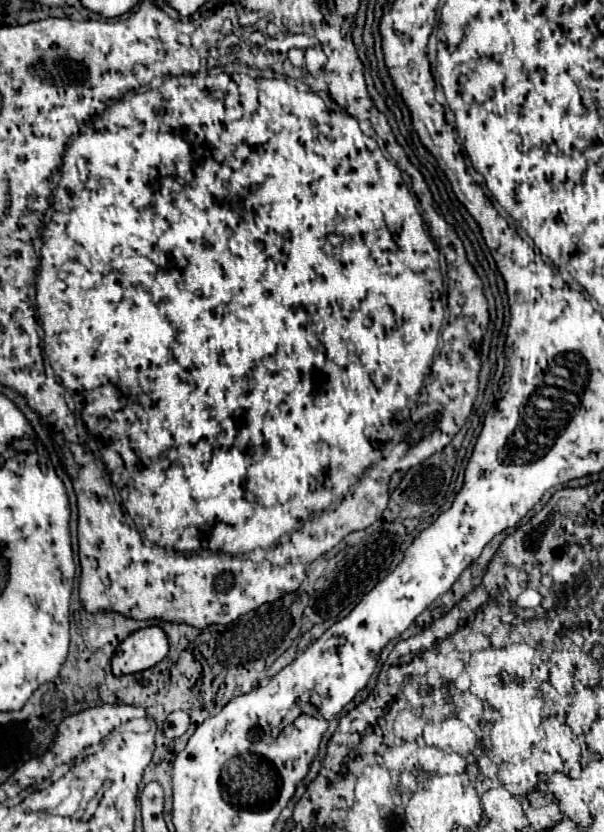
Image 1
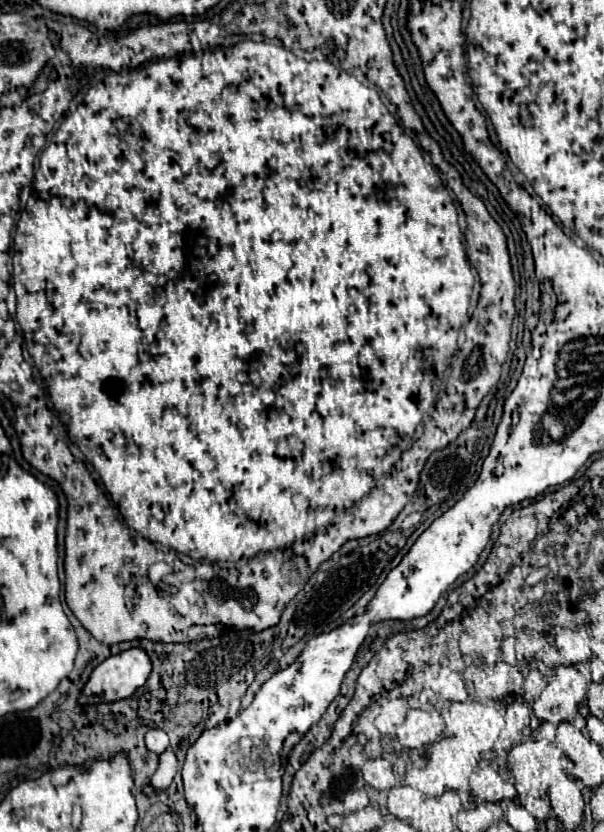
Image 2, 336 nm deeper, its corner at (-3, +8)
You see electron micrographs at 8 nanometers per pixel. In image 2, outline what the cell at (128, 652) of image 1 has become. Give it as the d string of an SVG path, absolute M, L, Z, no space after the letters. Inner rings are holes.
M129 648L101 662L85 684L79 702L115 702L129 698L151 674L151 658L143 648Z

